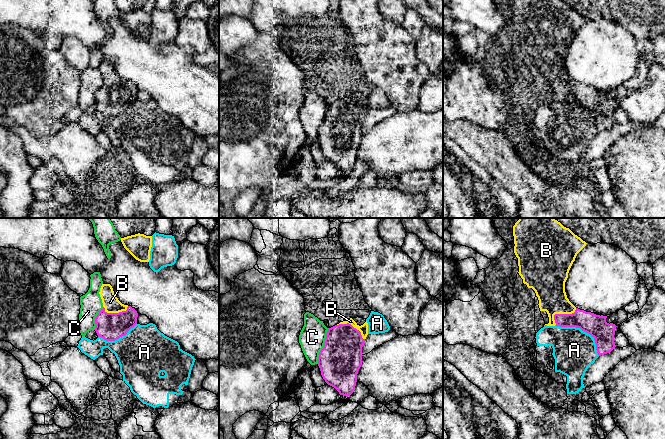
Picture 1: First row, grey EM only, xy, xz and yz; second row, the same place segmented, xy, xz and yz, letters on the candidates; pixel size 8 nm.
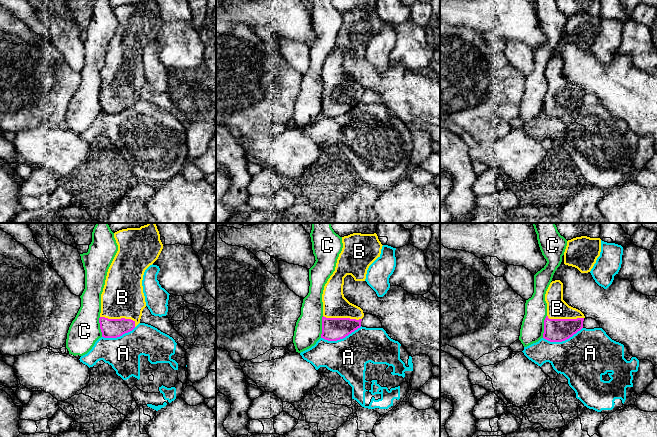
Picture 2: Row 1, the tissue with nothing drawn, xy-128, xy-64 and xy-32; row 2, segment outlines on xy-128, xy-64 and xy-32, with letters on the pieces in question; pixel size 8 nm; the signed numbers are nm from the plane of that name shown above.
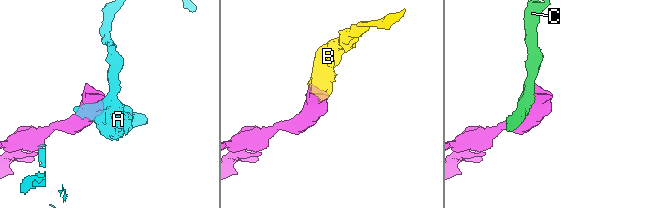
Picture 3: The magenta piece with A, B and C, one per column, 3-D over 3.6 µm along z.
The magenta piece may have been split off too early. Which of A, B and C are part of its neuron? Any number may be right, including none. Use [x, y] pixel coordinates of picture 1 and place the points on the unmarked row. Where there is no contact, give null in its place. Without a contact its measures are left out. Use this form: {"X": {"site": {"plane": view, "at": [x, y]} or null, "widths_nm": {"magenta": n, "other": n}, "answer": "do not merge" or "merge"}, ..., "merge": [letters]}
{"A": {"site": {"plane": "yz", "at": [583, 106]}, "widths_nm": {"magenta": 170, "other": 340}, "answer": "do not merge"}, "B": {"site": {"plane": "yz", "at": [561, 90]}, "widths_nm": {"magenta": 160, "other": 260}, "answer": "merge"}, "C": {"site": {"plane": "xz", "at": [324, 122]}, "widths_nm": {"magenta": 340, "other": 220}, "answer": "do not merge"}, "merge": ["B"]}

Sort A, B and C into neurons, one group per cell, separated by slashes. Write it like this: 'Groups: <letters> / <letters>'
Groups: A / B / C

